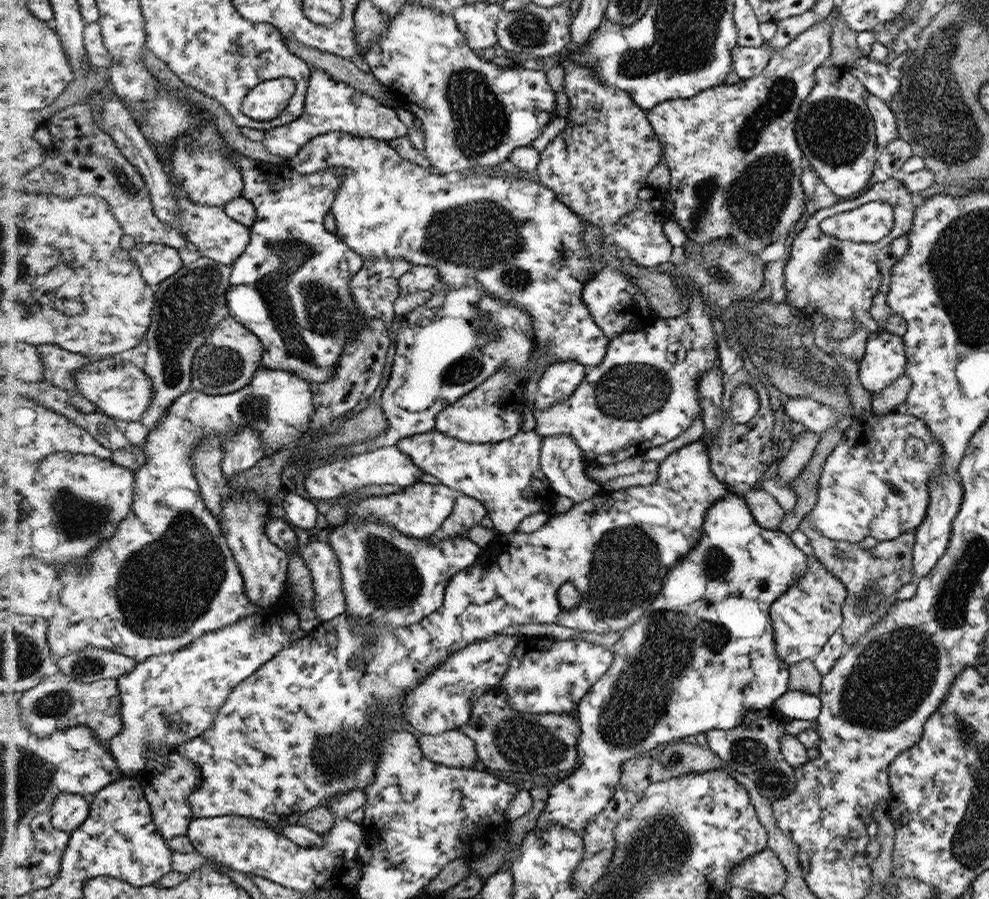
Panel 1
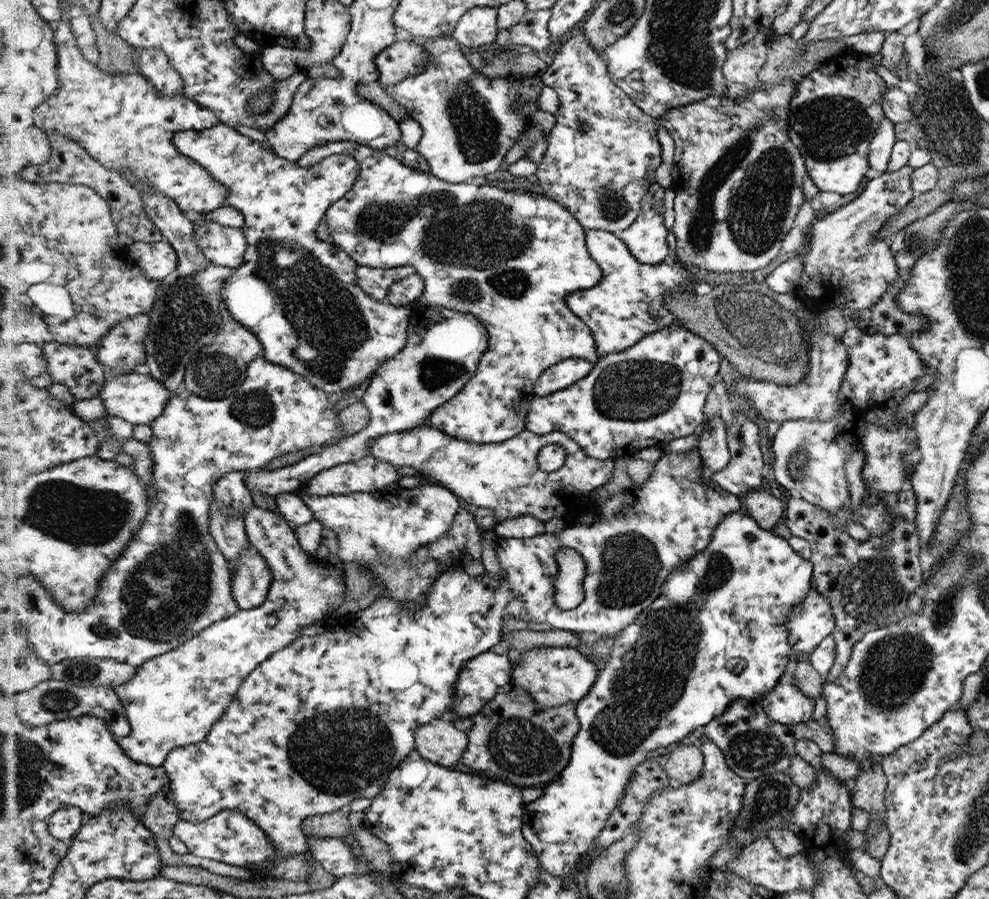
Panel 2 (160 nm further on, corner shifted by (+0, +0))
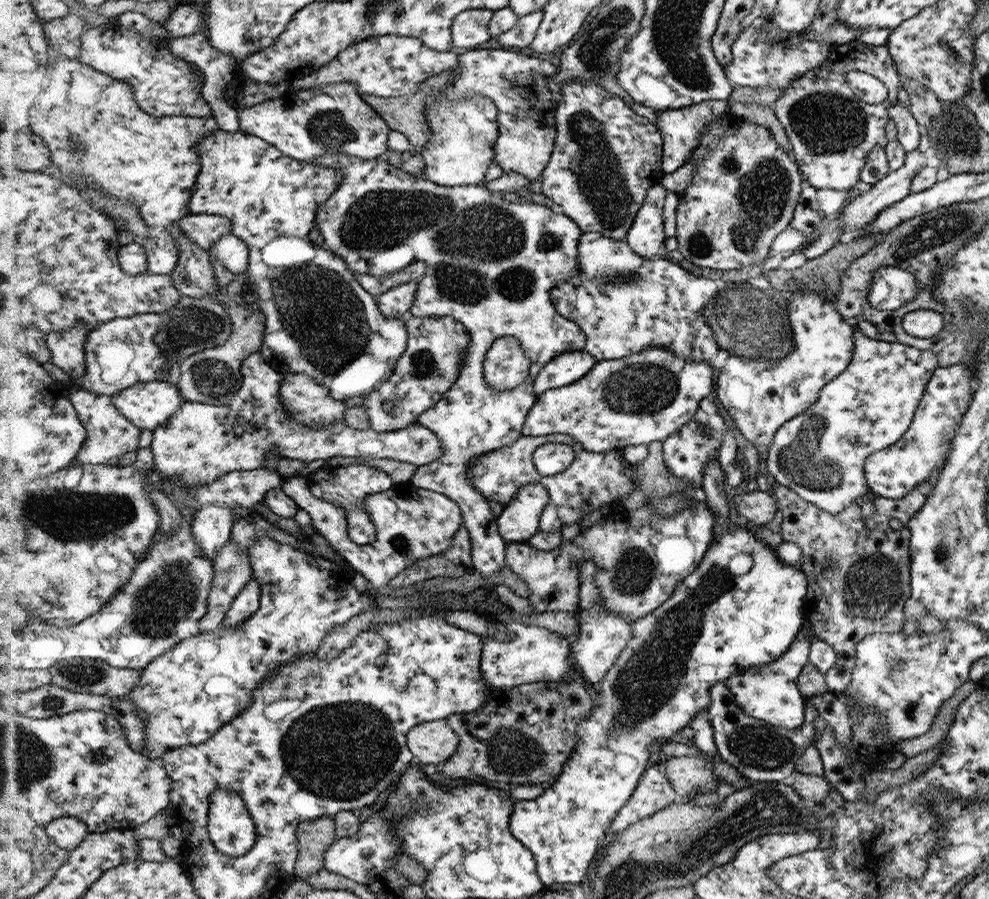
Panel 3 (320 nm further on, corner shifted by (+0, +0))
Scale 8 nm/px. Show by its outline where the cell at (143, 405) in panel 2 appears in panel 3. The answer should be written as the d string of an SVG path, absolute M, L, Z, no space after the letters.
M176 380L140 382L113 399L132 423L143 430L154 431L166 425L187 402Z

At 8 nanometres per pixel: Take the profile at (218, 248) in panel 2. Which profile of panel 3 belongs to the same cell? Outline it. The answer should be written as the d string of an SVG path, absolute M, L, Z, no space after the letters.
M233 232L218 239L217 246L210 250L213 258L234 271L238 277L249 272L251 265L251 248Z

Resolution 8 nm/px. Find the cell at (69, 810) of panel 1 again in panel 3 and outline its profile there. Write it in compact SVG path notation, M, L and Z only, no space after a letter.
M62 817L46 826L50 839L62 849L76 851L90 837L91 828L81 818Z

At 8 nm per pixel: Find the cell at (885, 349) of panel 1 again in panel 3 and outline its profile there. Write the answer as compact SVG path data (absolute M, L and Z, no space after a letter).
M856 331L853 339L856 349L848 369L822 388L817 401L806 412L798 414L777 431L773 442L768 446L764 468L774 476L776 483L797 491L806 502L814 503L814 506L821 507L830 514L848 509L868 492L865 477L867 458L874 452L901 441L909 431L925 389L938 366L938 355L930 350L920 350L902 342L872 339L862 334L862 331Z

